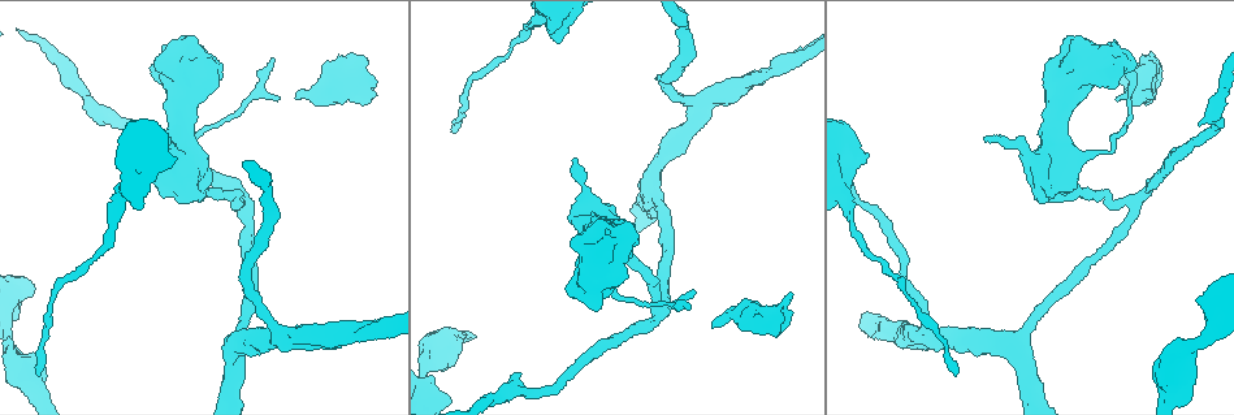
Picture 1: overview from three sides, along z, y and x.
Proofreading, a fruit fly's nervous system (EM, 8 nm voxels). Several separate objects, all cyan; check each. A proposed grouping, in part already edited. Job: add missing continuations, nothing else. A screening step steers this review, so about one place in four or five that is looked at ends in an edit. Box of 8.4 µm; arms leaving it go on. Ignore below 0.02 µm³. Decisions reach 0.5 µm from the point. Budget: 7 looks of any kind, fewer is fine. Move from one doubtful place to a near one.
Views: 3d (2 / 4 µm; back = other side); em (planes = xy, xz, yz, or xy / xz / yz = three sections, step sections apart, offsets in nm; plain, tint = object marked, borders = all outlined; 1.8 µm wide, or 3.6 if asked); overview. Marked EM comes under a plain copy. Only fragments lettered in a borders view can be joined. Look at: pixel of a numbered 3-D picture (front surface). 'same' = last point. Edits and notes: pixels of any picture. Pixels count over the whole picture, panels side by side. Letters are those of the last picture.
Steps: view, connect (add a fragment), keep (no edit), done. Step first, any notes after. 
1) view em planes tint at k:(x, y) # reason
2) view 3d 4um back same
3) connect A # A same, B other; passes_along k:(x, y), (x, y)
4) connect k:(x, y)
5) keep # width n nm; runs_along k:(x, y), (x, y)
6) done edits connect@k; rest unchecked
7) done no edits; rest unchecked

view 3d 2um at 1:(712, 327) # branch stops here

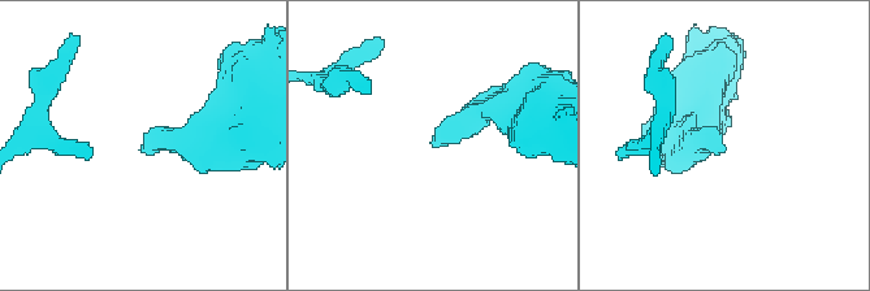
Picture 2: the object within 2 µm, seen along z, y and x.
view em xy step 8 borders at 2:(723, 150)

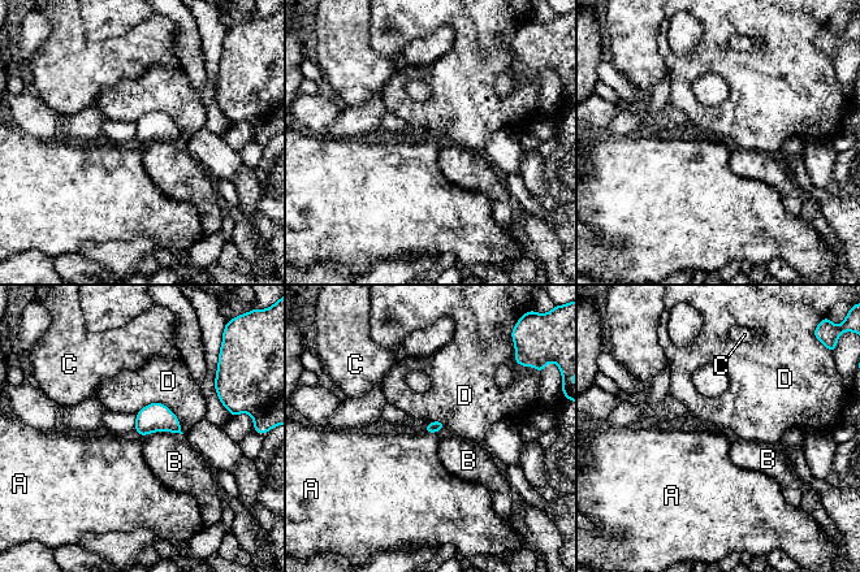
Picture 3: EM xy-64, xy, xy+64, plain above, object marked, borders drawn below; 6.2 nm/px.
view em planes borders same

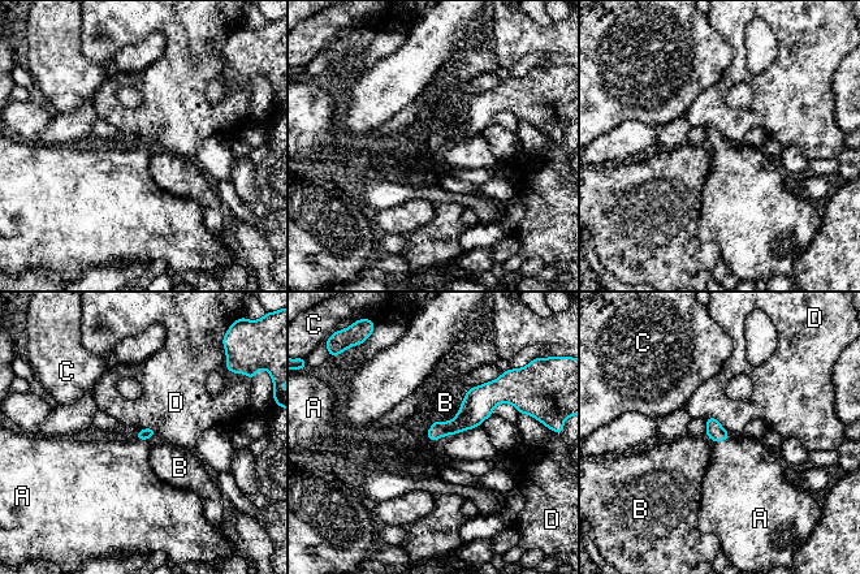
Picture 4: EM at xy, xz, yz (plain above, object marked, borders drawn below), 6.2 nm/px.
connect A # A same, B other, C other, D other; passes_along 4:(714, 431), (722, 440), (743, 474); it goes on there

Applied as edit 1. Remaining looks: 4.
view overview

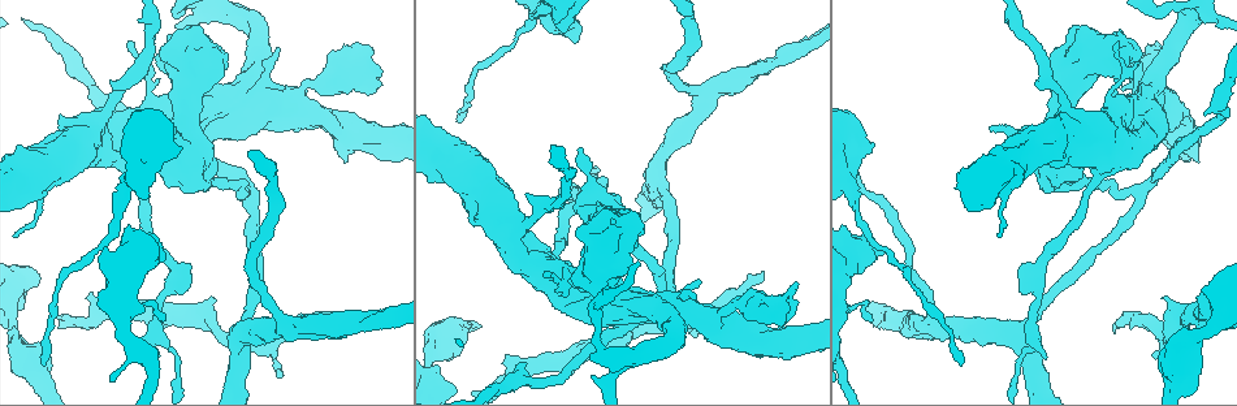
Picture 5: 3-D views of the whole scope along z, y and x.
view 3d 2um at 5:(179, 11) # abrupt turn

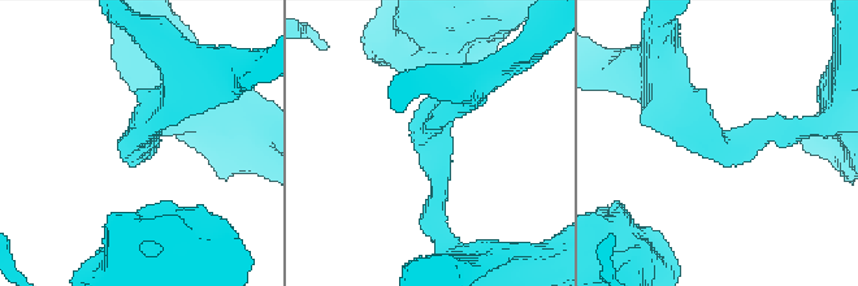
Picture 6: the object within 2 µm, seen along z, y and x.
view em planes tint at 6:(726, 147) # arm_widths 200, 240 nm

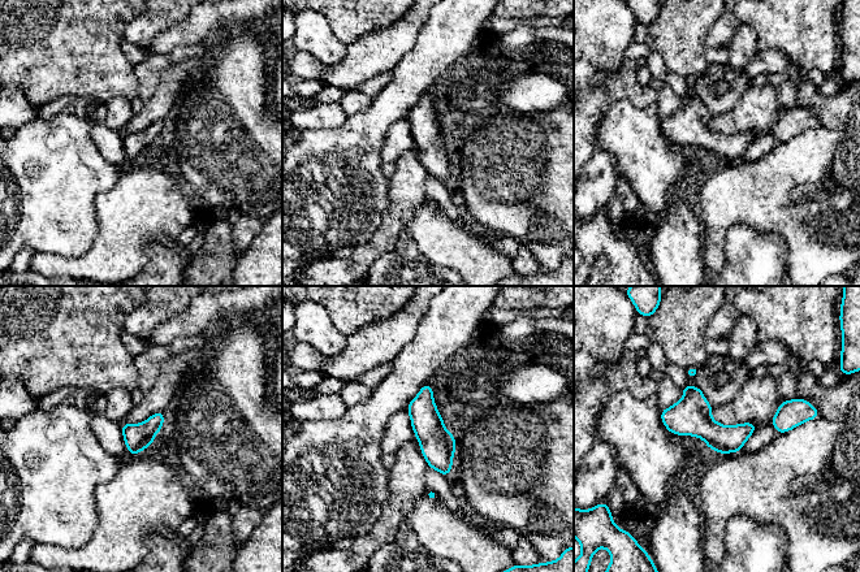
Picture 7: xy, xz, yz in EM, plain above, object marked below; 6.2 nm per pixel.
view em planes borders same

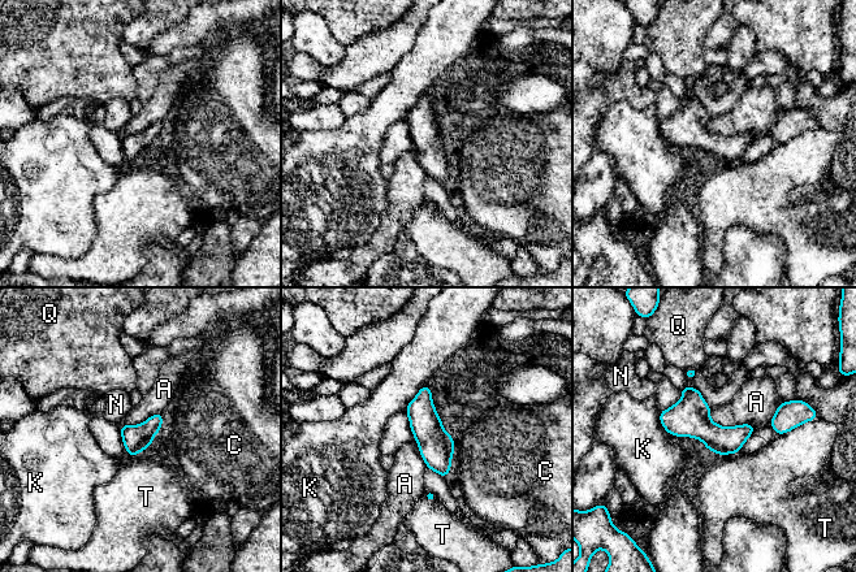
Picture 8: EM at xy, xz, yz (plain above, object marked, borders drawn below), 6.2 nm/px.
keep # longest_contact A 320 nm; A other, C other, K other, N other, Q other, T other; border 8:(709, 407), (721, 425), (755, 429); none of them fits

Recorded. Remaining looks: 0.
done edits connect@4; rest unchecked

